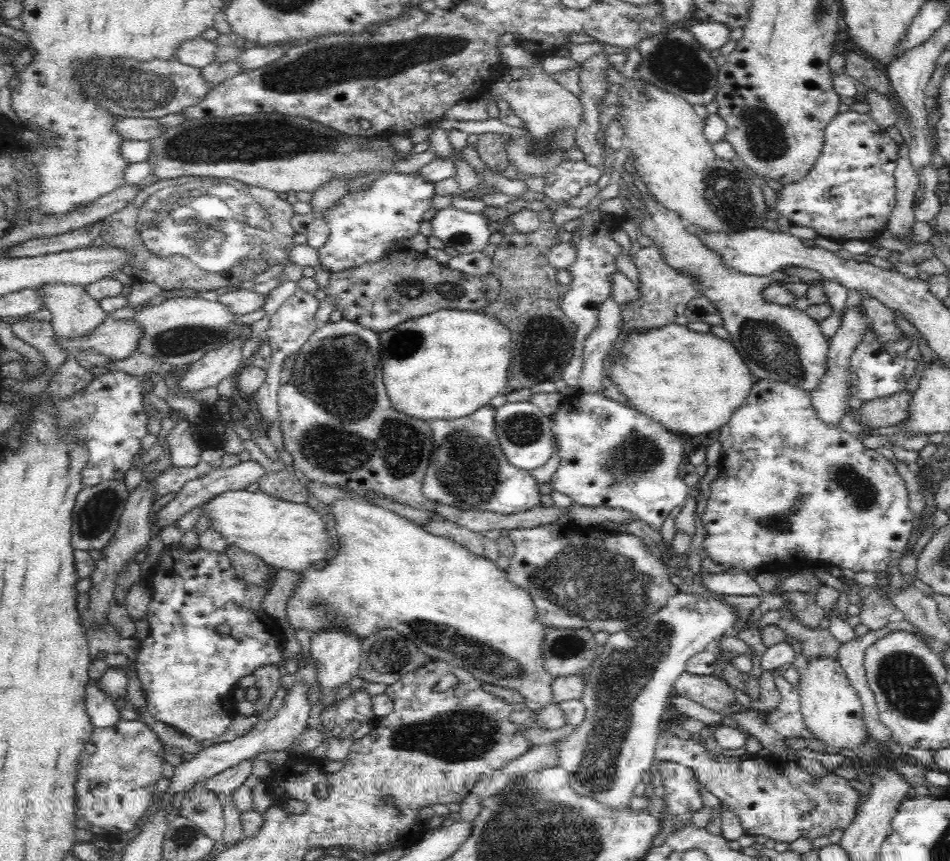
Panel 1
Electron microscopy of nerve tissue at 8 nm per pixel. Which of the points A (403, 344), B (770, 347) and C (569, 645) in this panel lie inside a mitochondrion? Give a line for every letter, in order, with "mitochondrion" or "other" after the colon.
A: mitochondrion
B: mitochondrion
C: mitochondrion

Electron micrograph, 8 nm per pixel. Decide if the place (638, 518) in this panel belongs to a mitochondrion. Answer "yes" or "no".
no

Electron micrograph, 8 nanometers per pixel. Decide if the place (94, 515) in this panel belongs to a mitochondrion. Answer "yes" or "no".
yes

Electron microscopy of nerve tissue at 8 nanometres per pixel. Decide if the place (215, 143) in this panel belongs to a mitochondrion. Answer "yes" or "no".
yes

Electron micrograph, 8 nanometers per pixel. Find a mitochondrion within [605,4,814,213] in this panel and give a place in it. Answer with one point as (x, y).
(676, 59)

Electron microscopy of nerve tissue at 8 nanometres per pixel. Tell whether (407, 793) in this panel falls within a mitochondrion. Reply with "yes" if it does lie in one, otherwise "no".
no

